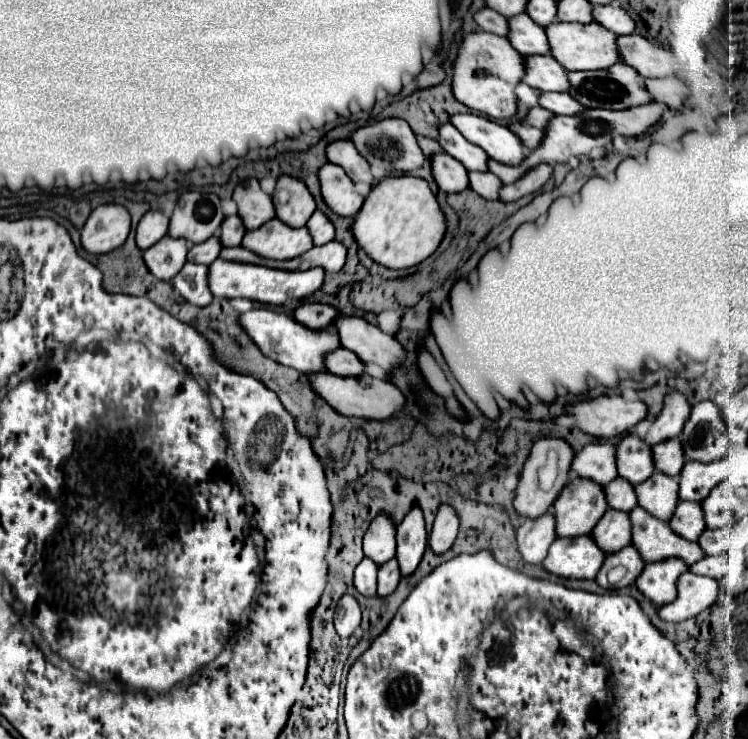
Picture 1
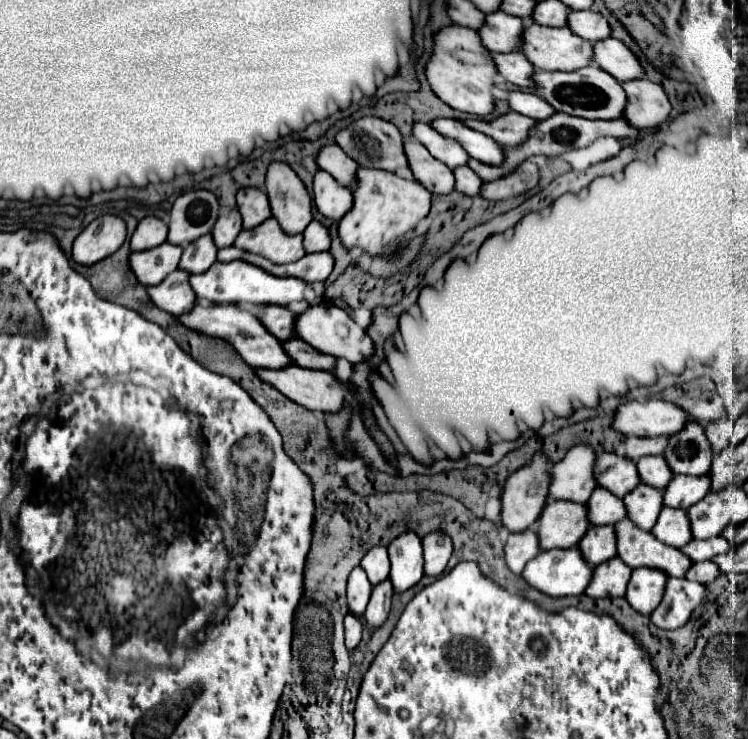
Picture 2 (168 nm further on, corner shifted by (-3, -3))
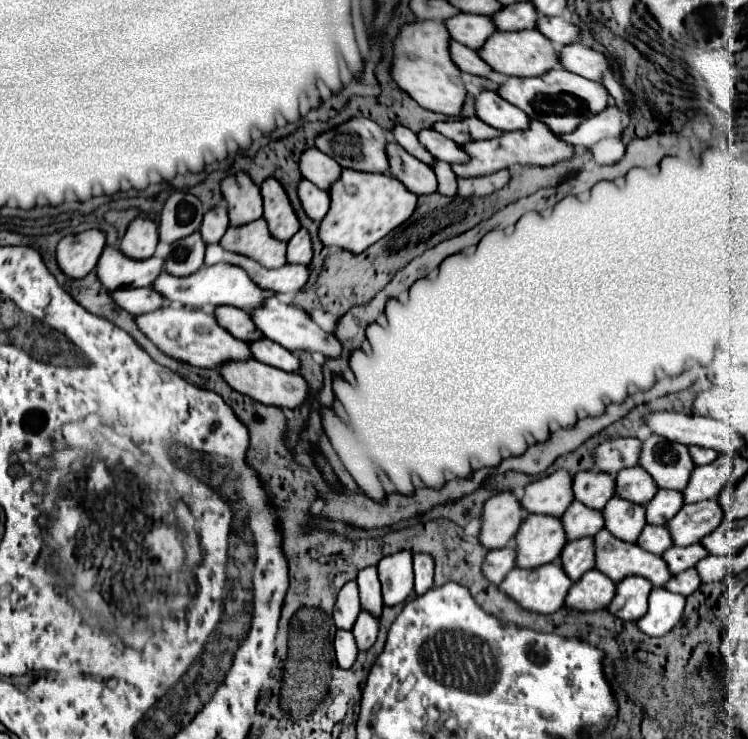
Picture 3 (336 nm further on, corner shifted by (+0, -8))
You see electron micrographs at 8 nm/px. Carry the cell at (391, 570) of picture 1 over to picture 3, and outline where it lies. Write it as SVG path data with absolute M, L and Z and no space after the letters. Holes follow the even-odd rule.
M361 610L355 626L353 626L353 634L355 634L355 642L359 650L369 650L373 646L373 642L377 640L377 632L379 632L379 618L367 610Z

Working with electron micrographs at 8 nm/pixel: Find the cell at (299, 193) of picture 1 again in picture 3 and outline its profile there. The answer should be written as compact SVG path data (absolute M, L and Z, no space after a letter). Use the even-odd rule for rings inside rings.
M267 178L261 184L261 196L263 196L263 210L265 210L263 218L267 218L271 236L285 242L291 240L301 230L301 222L281 182L277 178Z

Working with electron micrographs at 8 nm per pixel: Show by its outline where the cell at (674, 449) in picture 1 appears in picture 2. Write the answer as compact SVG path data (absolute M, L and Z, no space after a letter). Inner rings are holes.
M650 455L650 457L638 459L636 469L638 469L638 475L640 475L642 483L646 483L650 487L656 487L660 491L664 491L666 485L670 483L670 479L674 477L662 455Z

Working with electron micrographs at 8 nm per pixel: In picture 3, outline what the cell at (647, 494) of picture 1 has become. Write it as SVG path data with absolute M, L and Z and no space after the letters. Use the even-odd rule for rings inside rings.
M613 496L613 500L607 502L603 516L607 516L609 532L625 542L635 542L647 524L645 506L623 500L619 496Z

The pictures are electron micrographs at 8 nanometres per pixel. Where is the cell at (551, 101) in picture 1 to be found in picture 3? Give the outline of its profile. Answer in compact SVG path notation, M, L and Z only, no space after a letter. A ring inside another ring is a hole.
M481 92L477 96L477 118L501 132L525 130L531 122L521 108L507 104L507 100L503 100L497 92Z

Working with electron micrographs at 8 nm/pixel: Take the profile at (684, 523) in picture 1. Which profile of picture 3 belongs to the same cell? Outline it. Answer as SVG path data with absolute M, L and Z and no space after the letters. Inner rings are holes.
M647 524L637 540L637 544L641 548L645 548L647 552L653 552L653 554L663 554L667 548L673 546L673 538L671 534L667 532L667 526L655 526L655 524Z

